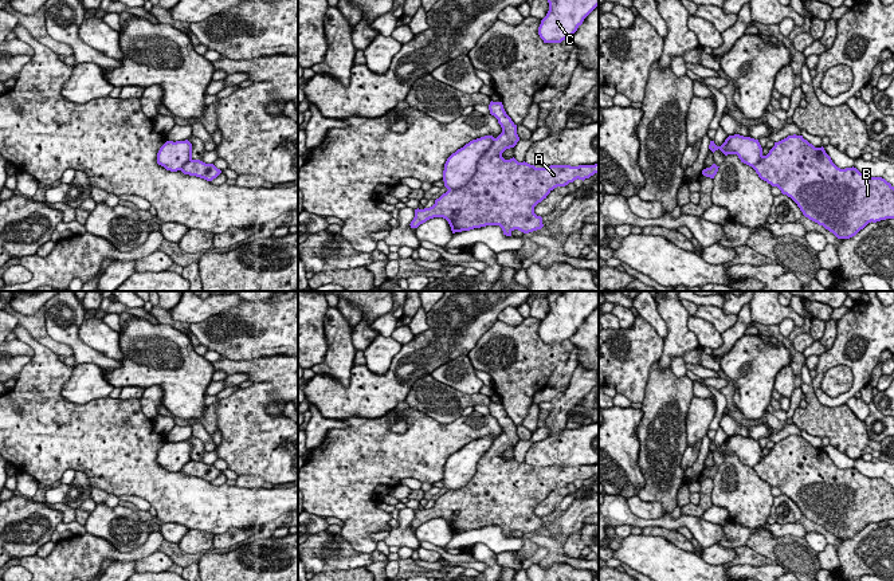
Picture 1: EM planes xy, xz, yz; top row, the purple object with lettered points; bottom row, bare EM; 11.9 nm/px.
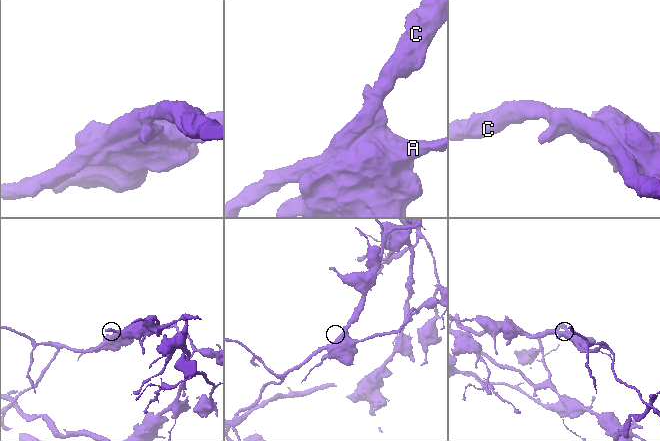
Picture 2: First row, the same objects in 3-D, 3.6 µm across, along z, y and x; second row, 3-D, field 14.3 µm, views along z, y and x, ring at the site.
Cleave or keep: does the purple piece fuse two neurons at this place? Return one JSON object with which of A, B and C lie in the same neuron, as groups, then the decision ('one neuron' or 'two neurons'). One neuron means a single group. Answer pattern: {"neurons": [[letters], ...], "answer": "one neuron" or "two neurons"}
{"neurons": [["A", "B"], ["C"]], "answer": "two neurons"}

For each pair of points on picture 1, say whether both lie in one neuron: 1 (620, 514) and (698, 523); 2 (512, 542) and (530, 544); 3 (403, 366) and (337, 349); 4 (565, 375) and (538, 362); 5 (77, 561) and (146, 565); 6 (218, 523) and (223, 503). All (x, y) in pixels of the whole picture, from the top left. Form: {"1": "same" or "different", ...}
{"1": "same", "2": "different", "3": "different", "4": "different", "5": "different", "6": "same"}

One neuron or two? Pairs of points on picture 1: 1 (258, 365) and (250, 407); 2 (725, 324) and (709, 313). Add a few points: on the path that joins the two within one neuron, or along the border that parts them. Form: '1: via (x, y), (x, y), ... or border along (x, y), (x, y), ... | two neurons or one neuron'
1: border along (254, 381), (267, 381), (271, 395), (281, 400) | two neurons
2: via (721, 321), (713, 314) | one neuron

